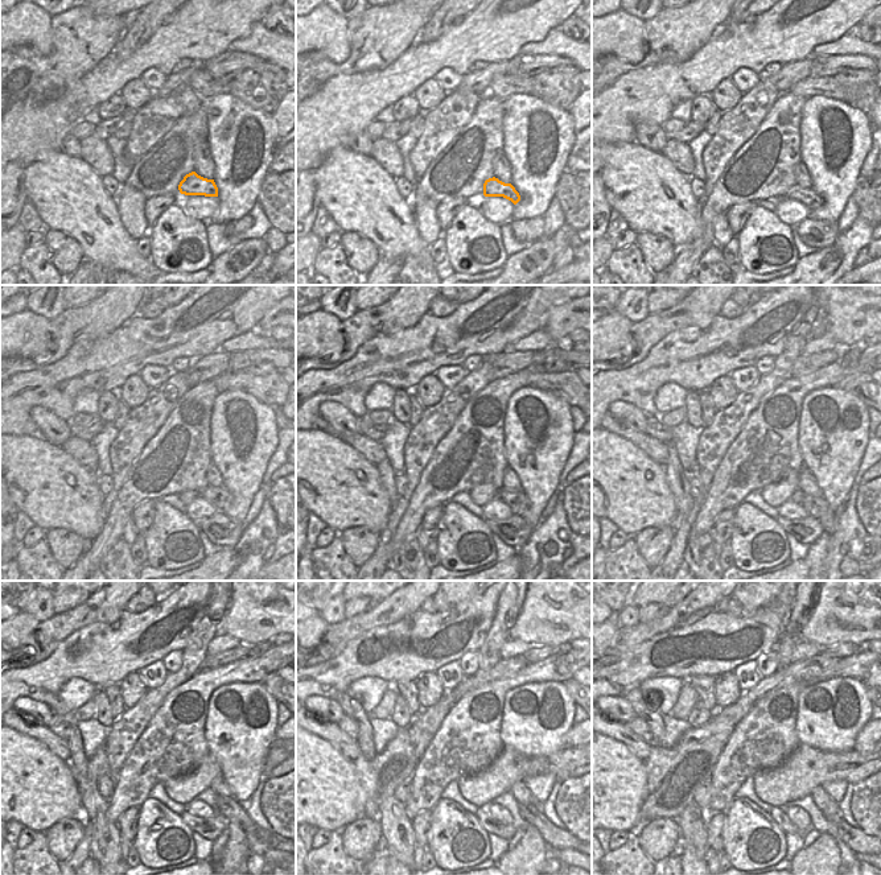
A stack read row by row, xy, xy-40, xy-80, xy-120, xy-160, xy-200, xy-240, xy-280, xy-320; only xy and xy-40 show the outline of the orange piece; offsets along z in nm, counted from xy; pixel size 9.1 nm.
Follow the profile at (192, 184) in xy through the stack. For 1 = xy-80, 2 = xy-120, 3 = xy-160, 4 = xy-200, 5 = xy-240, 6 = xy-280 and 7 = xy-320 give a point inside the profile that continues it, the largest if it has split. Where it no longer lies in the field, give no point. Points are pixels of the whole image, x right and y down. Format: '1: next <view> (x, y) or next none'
1: next xy-80 (809, 197)
2: next xy-120 (218, 496)
3: next xy-160 (518, 502)
4: next xy-200 (816, 507)
5: next xy-240 (229, 807)
6: next xy-280 (559, 838)
7: next xy-320 (856, 840)

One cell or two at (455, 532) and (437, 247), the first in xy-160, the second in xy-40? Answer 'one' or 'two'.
two

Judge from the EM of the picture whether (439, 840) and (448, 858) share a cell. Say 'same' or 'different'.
same

